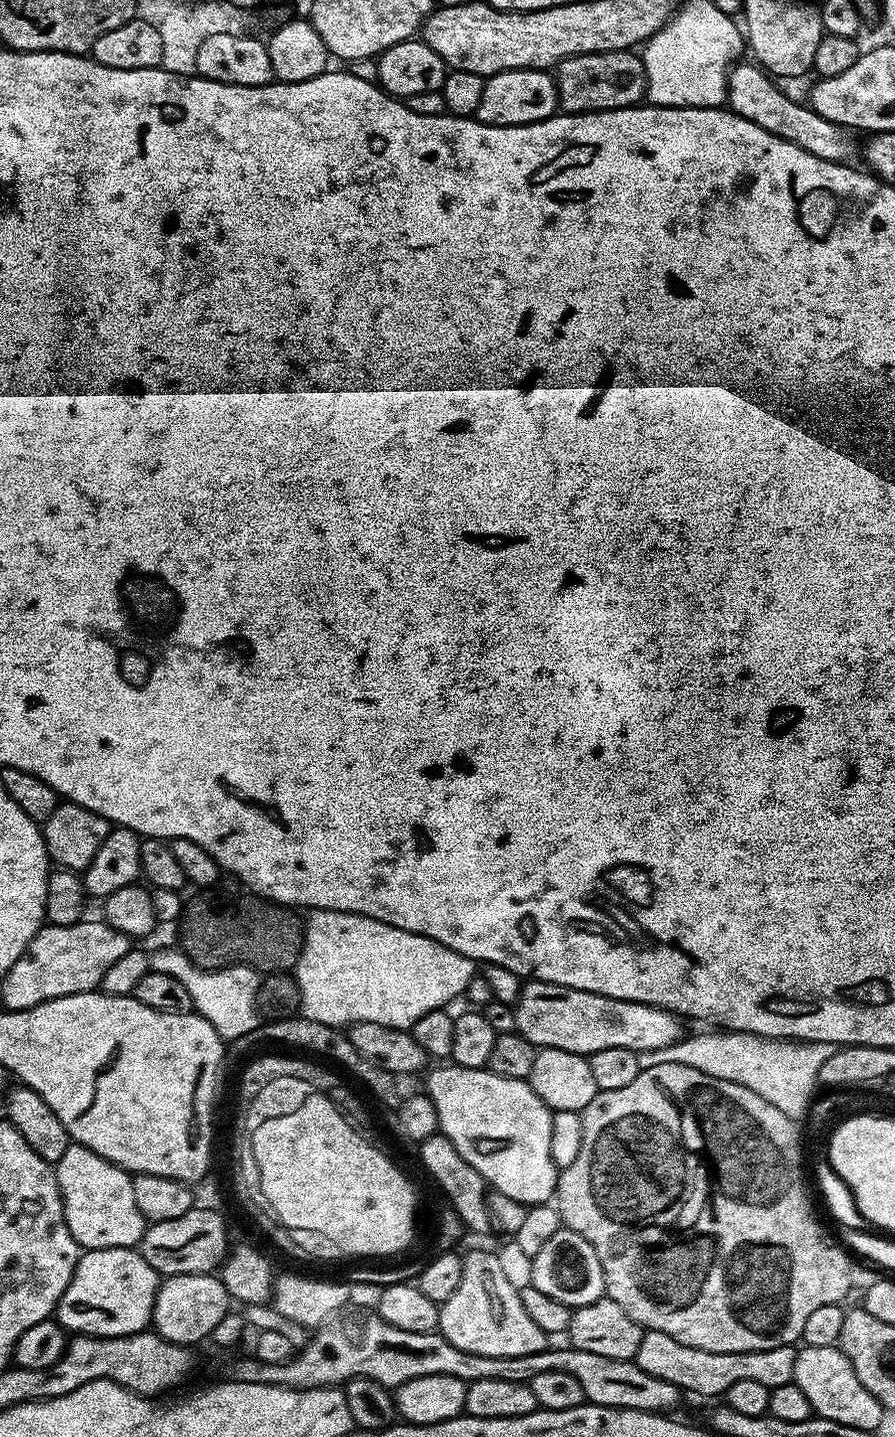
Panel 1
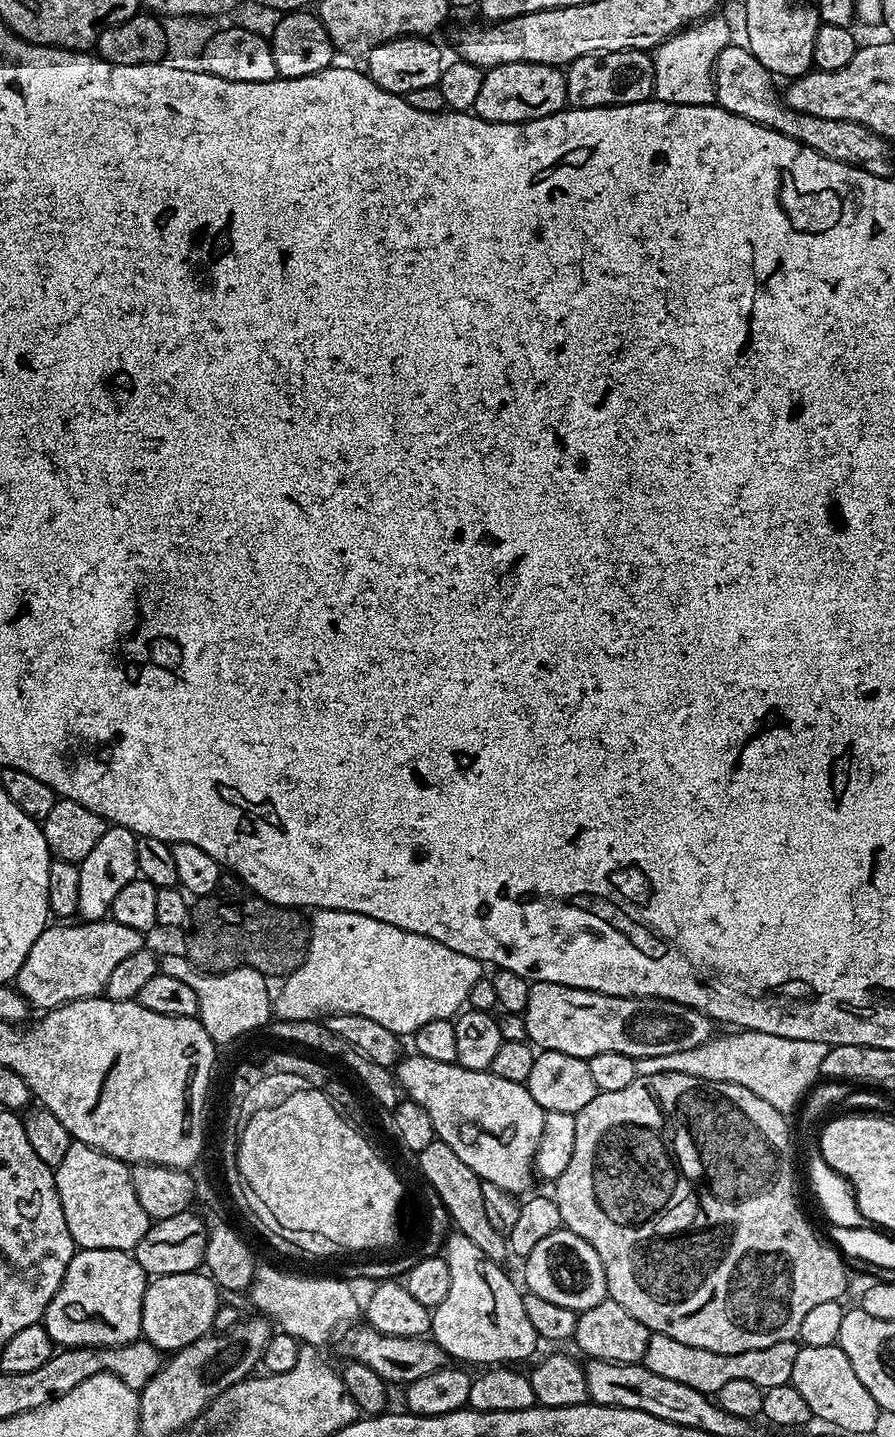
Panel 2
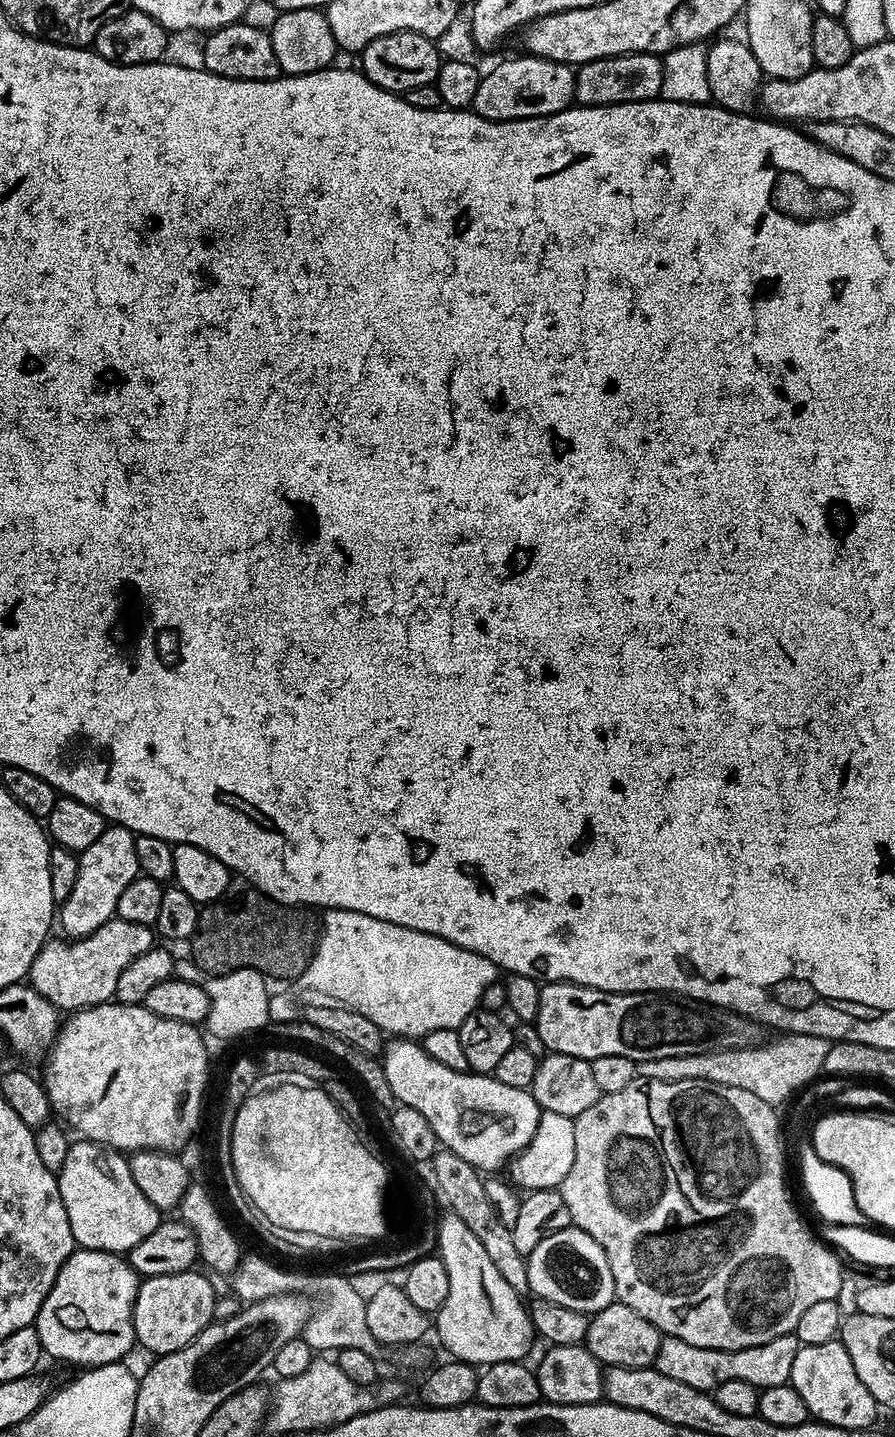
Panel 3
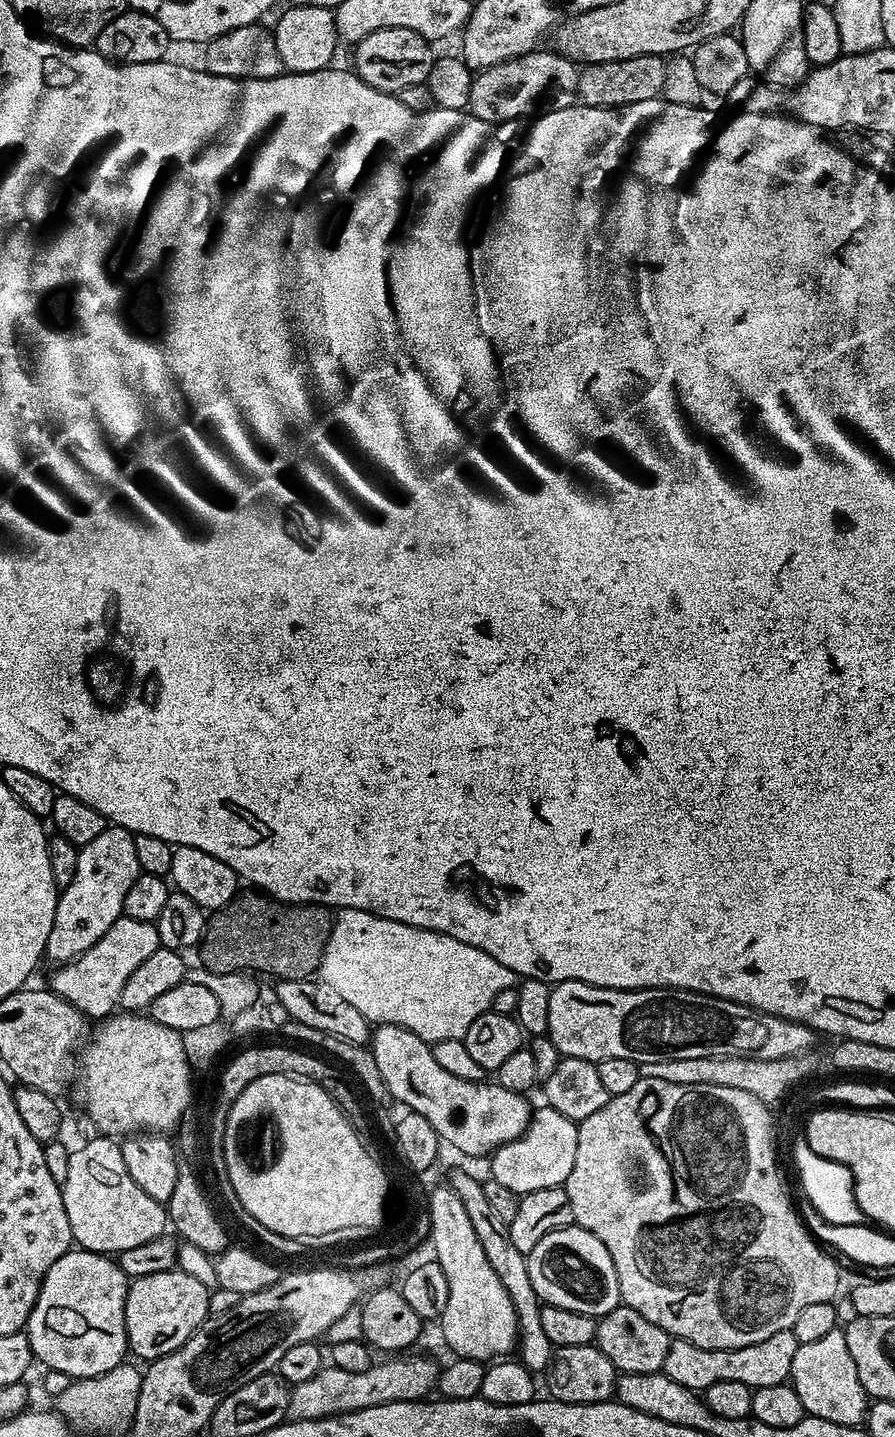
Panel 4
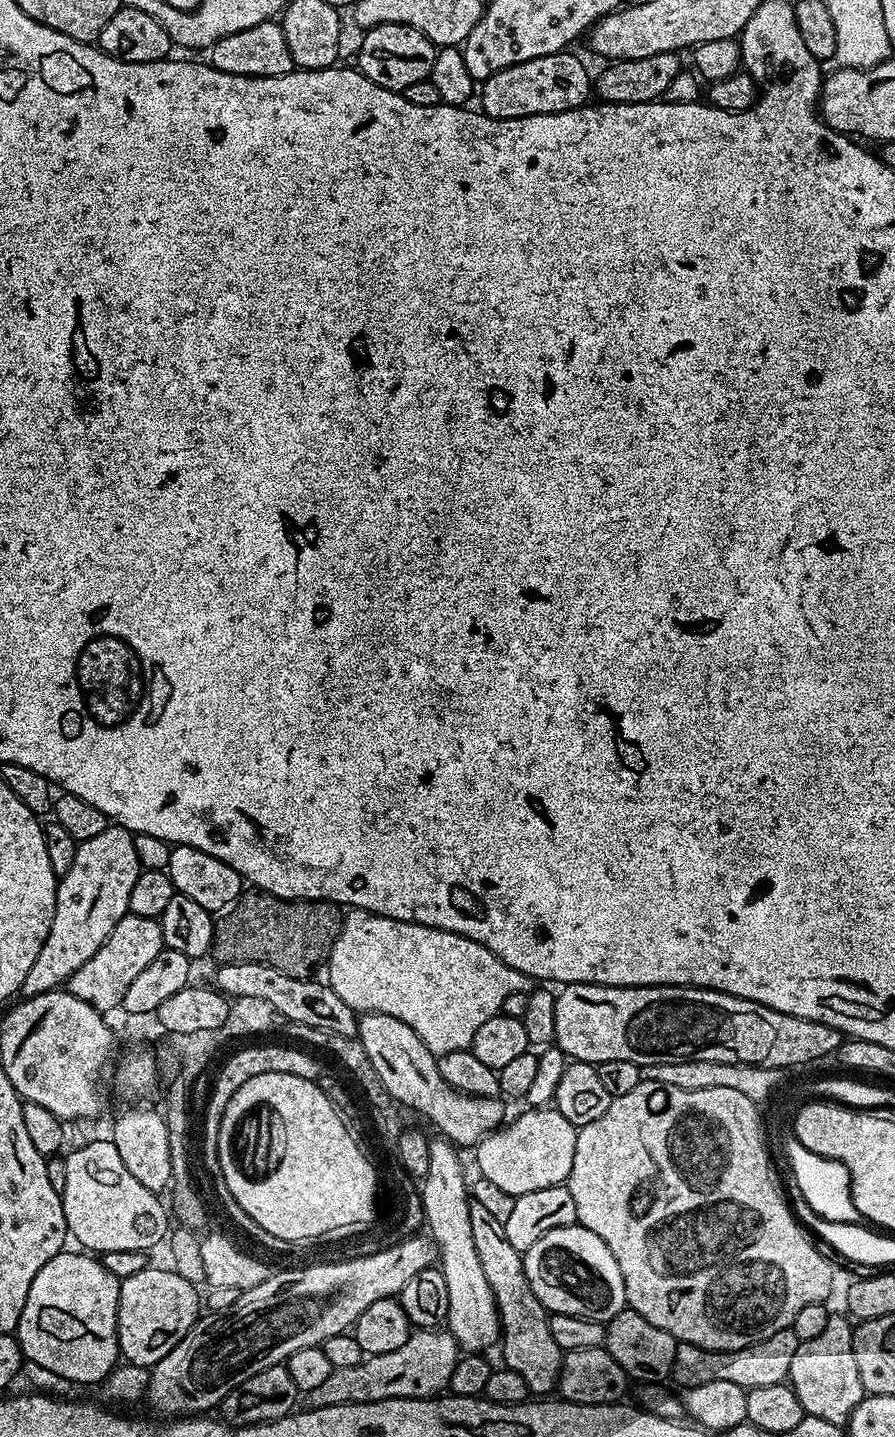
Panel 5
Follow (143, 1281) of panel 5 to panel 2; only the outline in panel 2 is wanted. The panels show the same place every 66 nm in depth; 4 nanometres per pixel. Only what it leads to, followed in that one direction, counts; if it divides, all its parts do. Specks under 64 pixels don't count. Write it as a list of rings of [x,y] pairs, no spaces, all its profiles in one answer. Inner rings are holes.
[[[200,1270],[149,1279],[148,1289],[142,1298],[140,1330],[143,1339],[164,1354],[171,1354],[190,1346],[195,1340],[201,1340],[212,1332],[214,1314],[221,1306],[220,1291],[212,1277]]]

